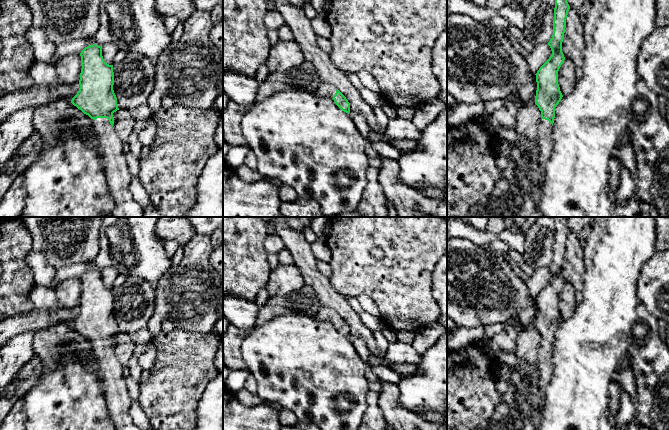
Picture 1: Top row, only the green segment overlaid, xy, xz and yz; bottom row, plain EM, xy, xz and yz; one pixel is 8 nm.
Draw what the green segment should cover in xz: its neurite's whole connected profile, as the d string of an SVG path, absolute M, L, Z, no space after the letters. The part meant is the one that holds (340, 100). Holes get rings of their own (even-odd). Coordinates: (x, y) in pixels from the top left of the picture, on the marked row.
M321 83L314 92L314 95L318 97L331 98L342 111L350 113L350 103L346 97L332 84Z

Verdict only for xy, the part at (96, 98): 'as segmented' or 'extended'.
extended

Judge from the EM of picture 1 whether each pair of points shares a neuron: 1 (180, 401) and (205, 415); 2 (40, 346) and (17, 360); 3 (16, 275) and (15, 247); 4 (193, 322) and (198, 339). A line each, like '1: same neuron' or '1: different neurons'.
1: different neurons
2: different neurons
3: same neuron
4: different neurons

